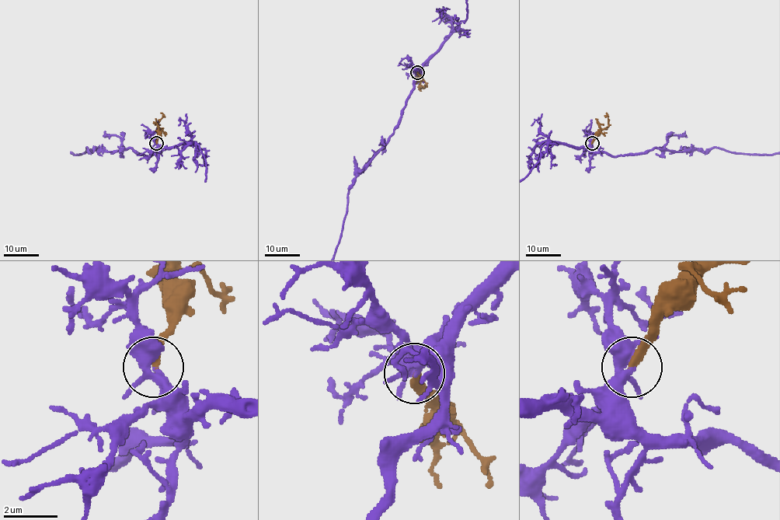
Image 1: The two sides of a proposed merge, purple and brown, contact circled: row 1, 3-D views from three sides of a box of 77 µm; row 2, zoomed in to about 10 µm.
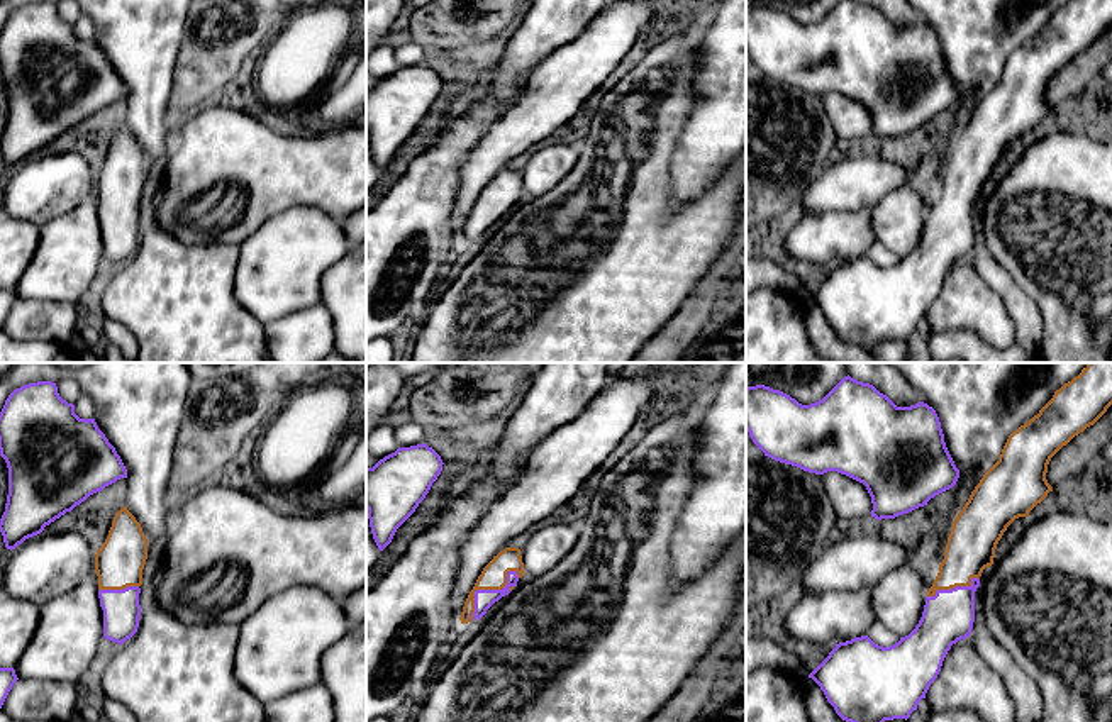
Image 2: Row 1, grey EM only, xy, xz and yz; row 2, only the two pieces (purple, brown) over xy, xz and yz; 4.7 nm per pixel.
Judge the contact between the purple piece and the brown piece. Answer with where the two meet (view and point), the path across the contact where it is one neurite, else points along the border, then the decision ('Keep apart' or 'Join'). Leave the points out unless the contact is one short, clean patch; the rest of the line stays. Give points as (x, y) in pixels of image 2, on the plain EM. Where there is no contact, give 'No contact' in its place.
Touches purple at xz (485, 211). Join

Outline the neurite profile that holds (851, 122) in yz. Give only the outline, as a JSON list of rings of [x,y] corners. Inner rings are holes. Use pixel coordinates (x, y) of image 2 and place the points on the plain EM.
[[[827,92],[820,100],[841,144],[859,146],[871,137],[871,117],[863,103],[837,92]]]

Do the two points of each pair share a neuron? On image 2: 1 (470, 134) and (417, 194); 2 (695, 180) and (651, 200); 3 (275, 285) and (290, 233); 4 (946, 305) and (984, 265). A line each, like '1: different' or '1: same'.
1: same
2: different
3: same
4: different

